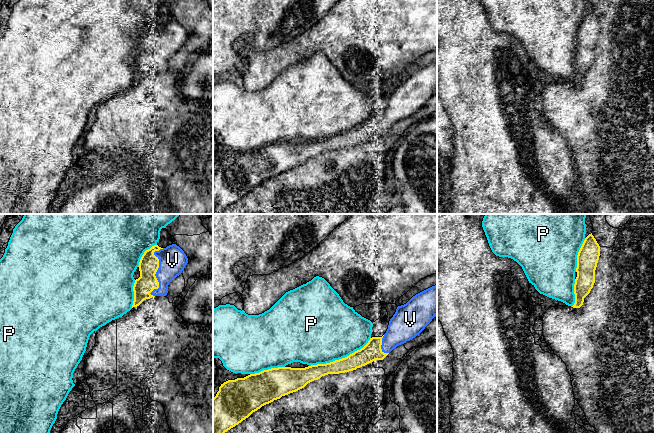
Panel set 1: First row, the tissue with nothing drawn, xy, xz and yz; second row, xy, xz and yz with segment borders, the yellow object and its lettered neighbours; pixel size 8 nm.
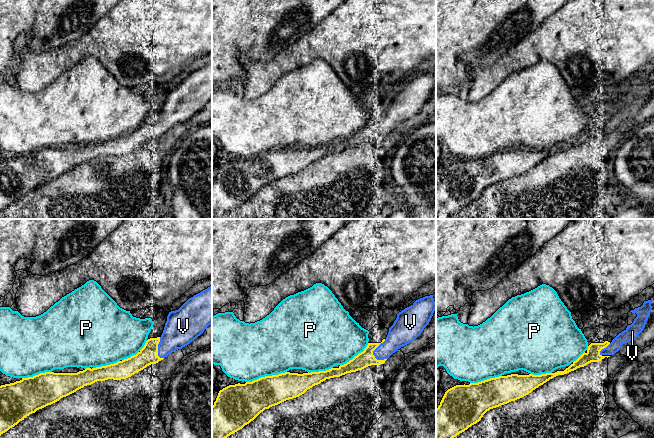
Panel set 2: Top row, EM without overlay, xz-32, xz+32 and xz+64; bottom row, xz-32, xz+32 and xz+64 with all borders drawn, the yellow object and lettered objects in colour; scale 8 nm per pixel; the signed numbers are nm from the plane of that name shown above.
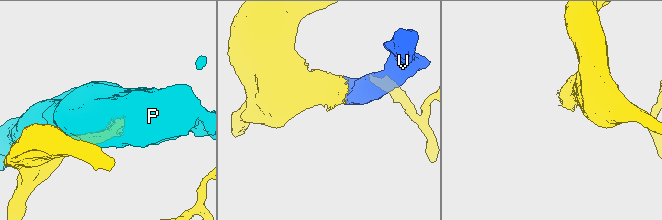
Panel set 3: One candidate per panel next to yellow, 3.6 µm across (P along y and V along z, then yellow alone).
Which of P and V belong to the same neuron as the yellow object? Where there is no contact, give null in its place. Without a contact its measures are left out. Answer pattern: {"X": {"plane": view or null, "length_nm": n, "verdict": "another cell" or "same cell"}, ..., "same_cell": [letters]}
{"P": {"plane": "xz", "length_nm": 550, "verdict": "another cell"}, "V": {"plane": "xy", "length_nm": 400, "verdict": "same cell"}, "same_cell": ["V"]}

